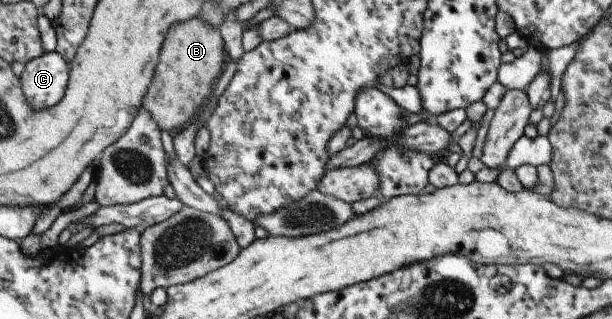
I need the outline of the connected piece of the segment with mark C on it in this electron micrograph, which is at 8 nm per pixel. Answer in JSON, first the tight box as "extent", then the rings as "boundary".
{"extent":[19,52,69,109],"boundary":[[[55,52],[26,62],[19,77],[27,105],[33,109],[55,105],[63,97],[69,69],[65,59]]]}

